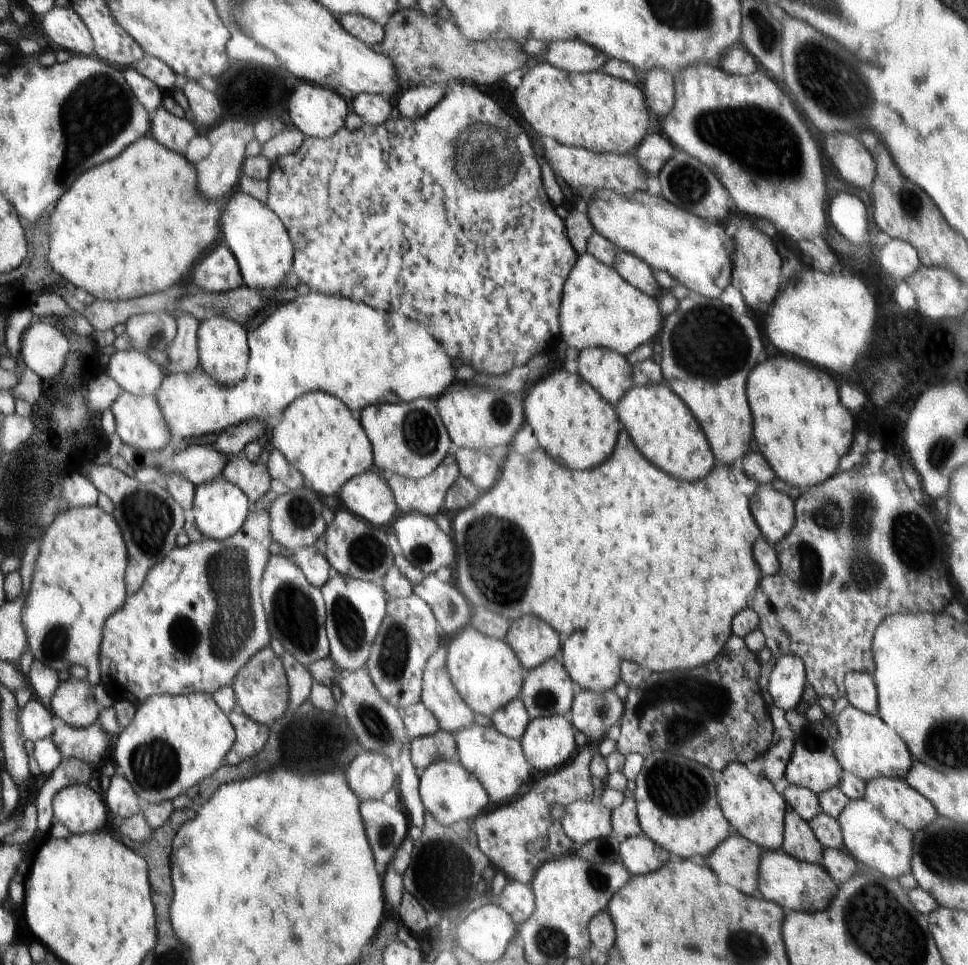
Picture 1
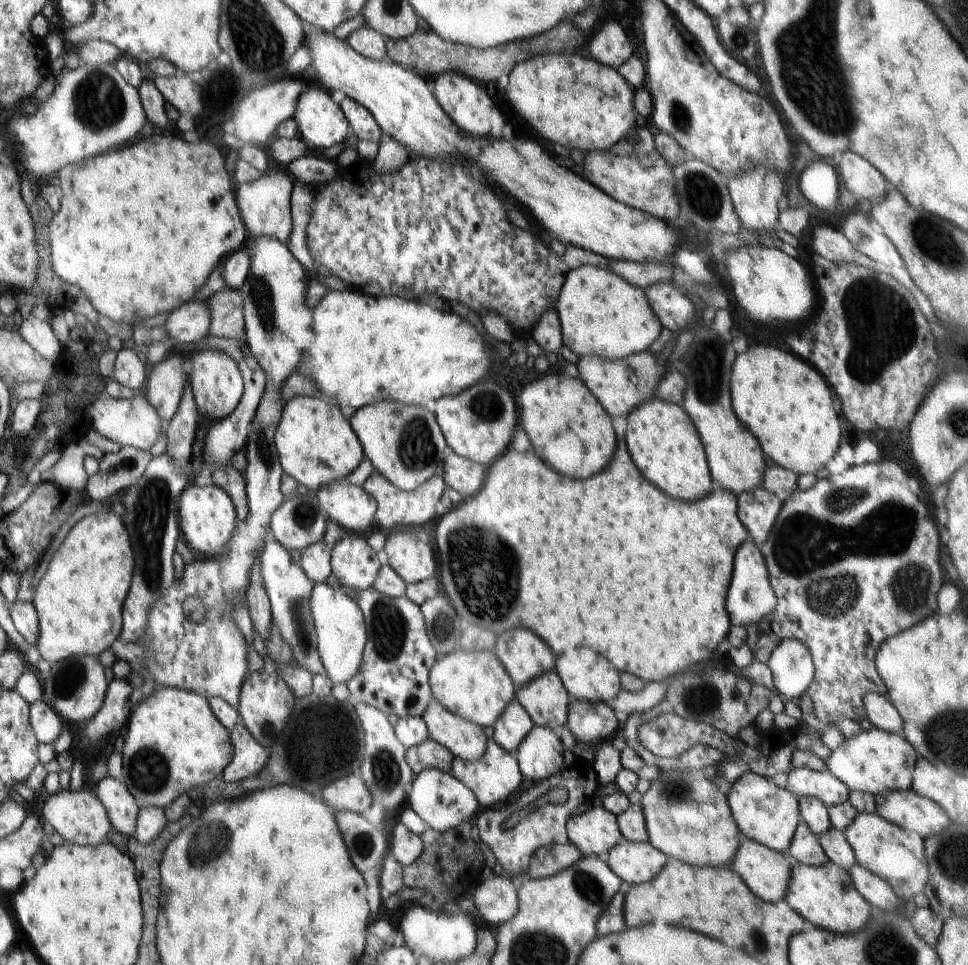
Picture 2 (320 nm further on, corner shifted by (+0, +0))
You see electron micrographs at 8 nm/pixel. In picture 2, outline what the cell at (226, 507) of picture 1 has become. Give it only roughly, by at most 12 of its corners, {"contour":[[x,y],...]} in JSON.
{"contour":[[193,482],[181,530],[198,554],[219,557],[237,526],[232,497]]}

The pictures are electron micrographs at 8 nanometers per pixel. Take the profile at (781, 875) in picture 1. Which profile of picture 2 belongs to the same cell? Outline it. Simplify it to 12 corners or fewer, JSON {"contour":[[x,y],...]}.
{"contour":[[791,862],[785,901],[836,934],[863,929],[875,909],[847,870]]}

